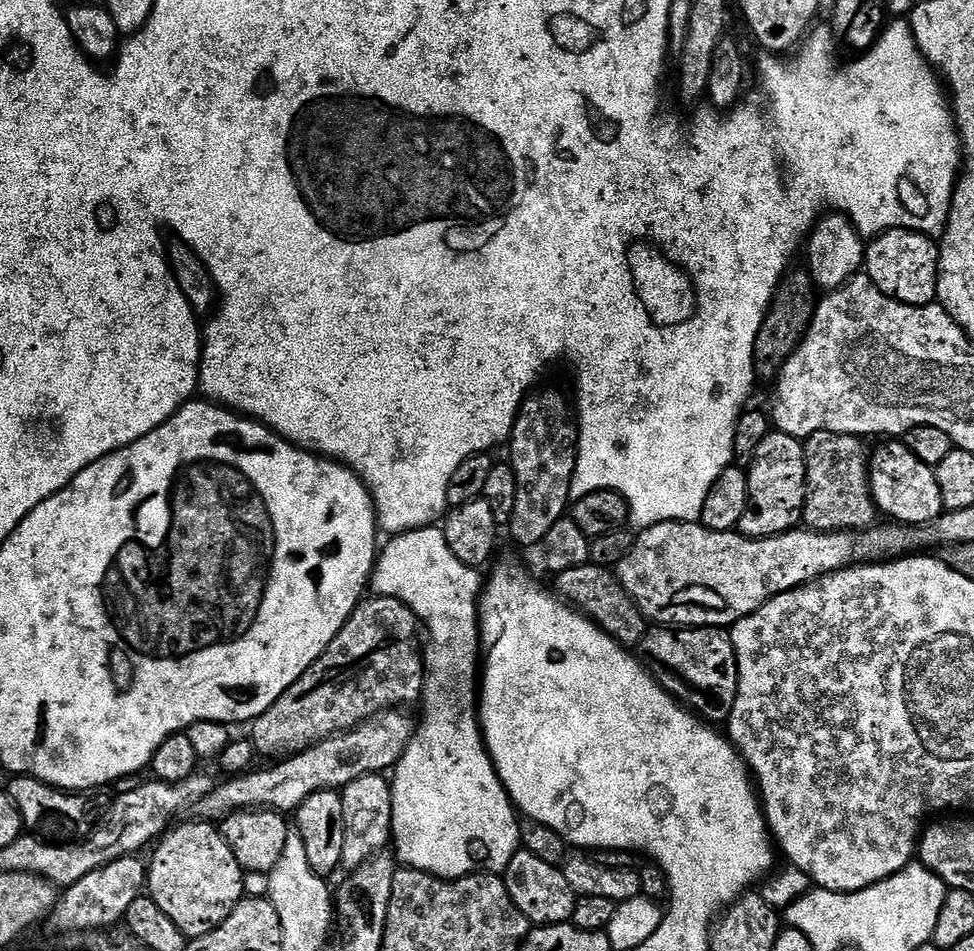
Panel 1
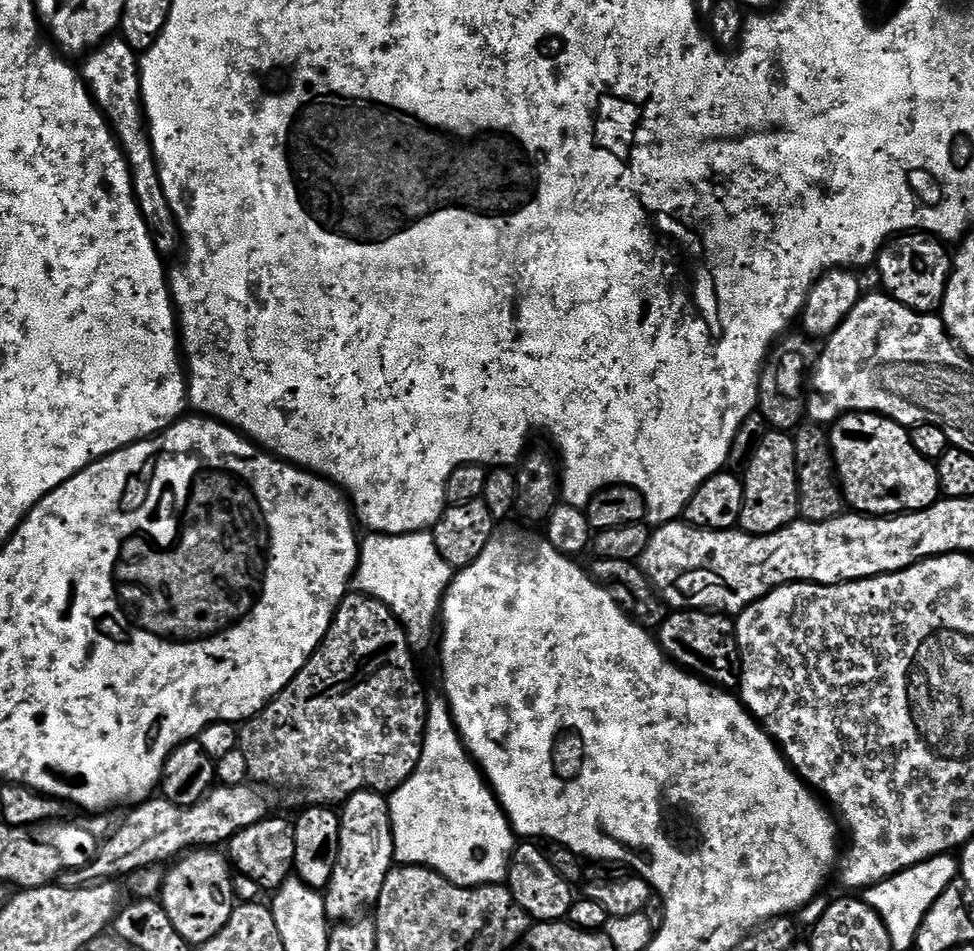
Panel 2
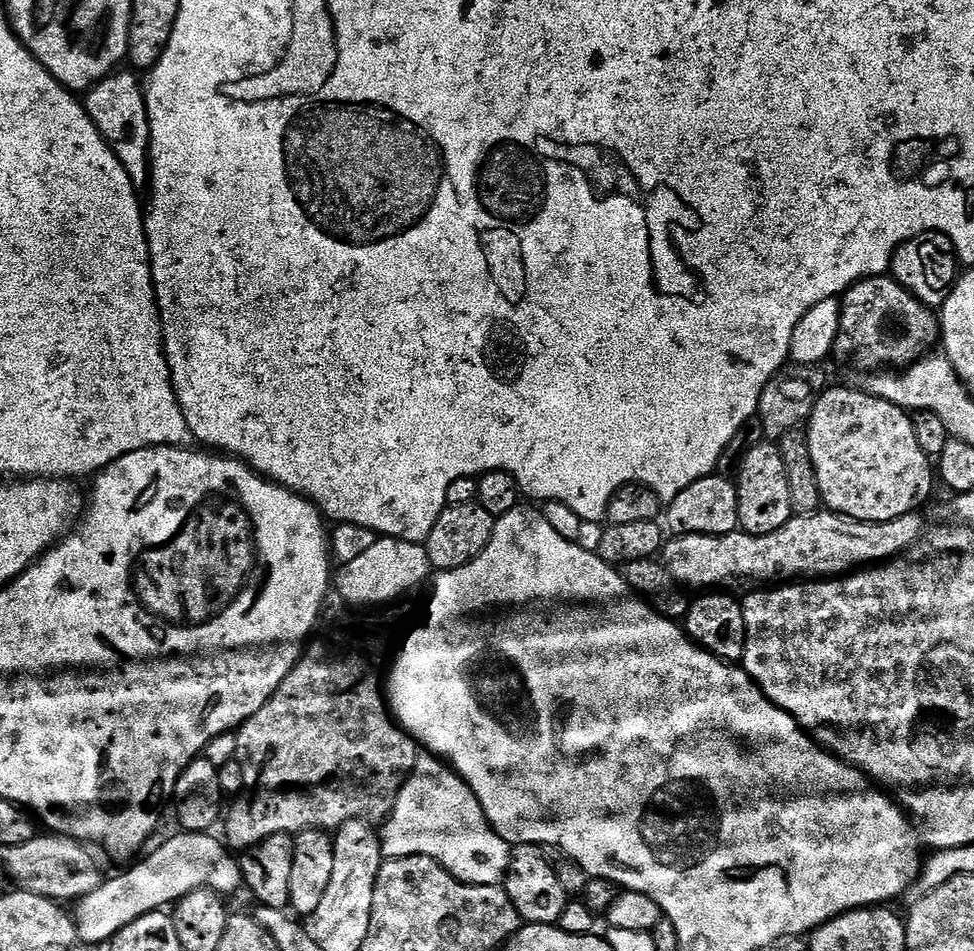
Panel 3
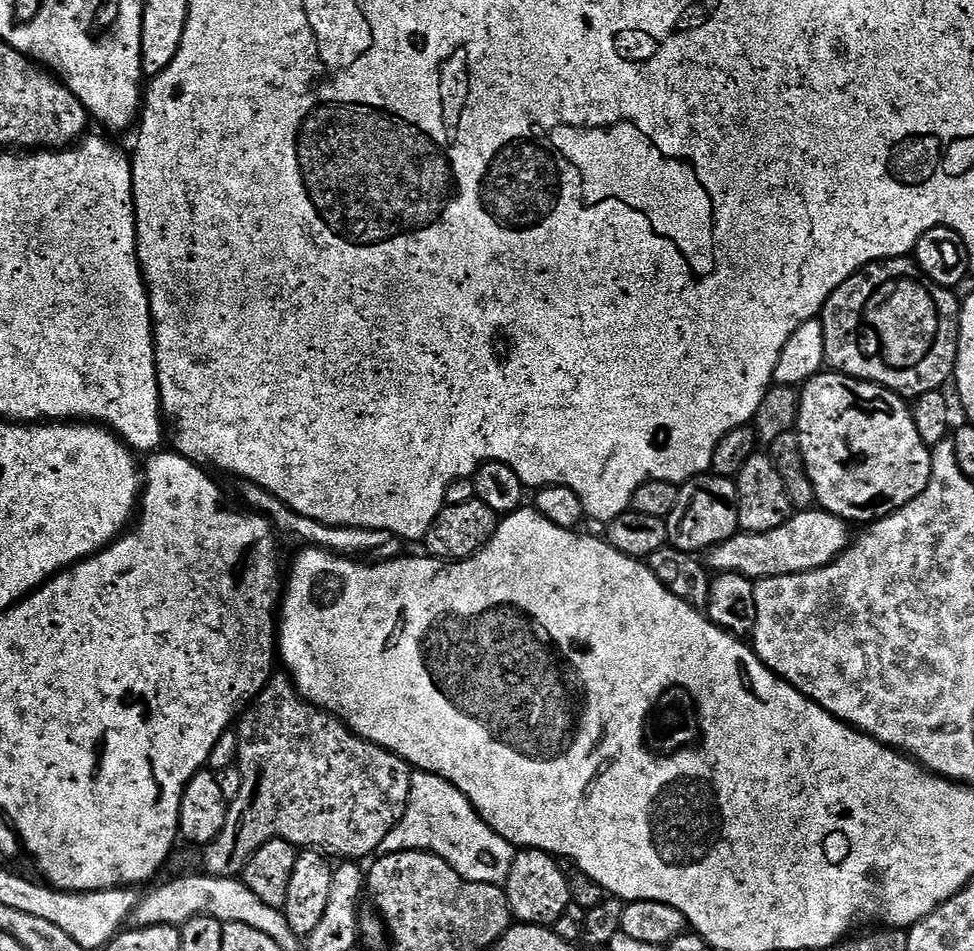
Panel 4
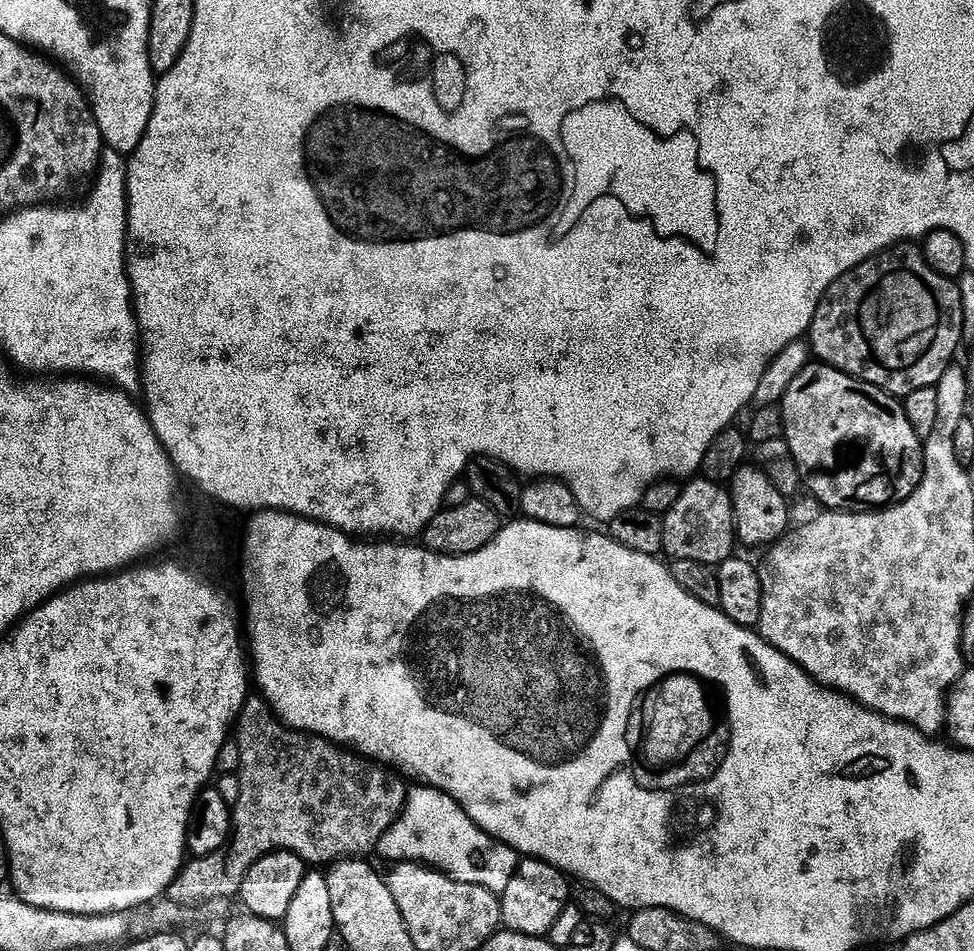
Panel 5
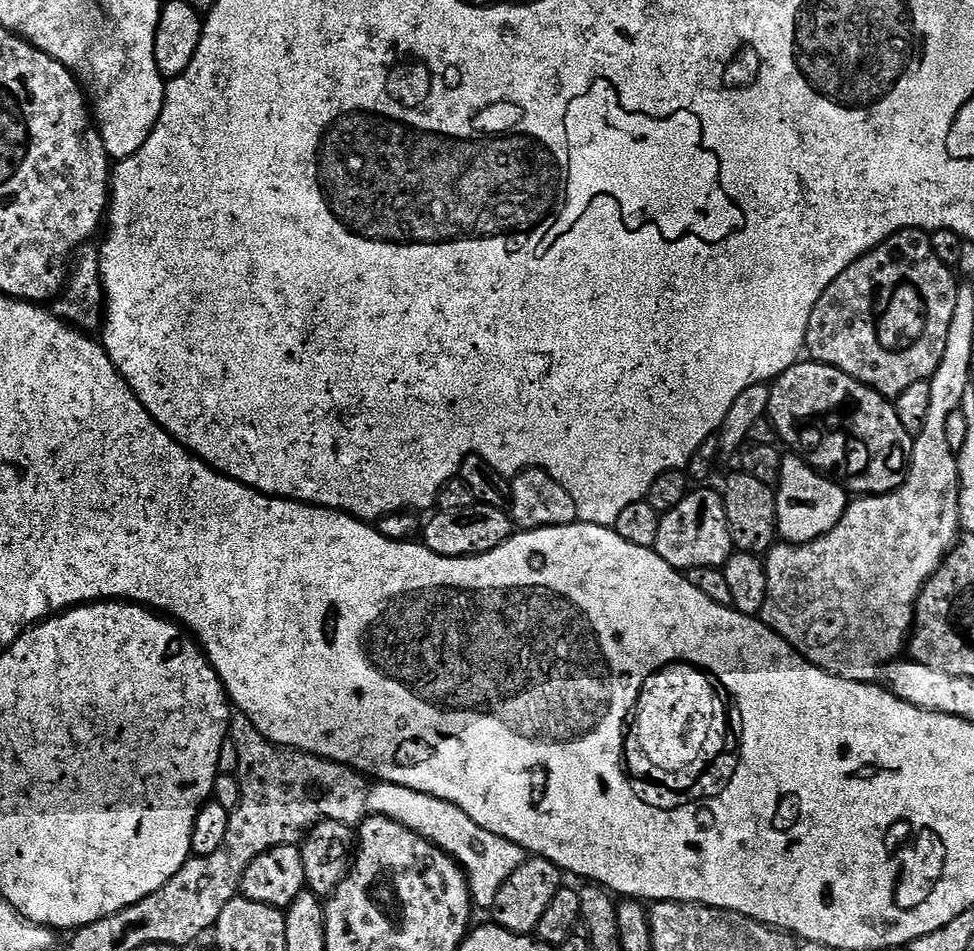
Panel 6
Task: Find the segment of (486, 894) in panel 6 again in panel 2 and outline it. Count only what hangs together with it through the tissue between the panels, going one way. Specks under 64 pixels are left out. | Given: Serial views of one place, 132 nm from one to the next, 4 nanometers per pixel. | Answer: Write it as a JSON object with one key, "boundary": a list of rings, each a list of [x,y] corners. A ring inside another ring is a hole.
{"boundary":[[[443,695],[428,696],[422,758],[418,758],[414,774],[410,774],[404,785],[391,793],[388,809],[392,819],[397,865],[420,864],[424,868],[433,868],[451,884],[463,888],[480,888],[483,884],[504,884],[507,881],[508,863],[512,861],[517,837],[508,823],[508,815],[496,800],[496,793],[488,787],[480,765],[469,756],[464,741],[460,739],[460,731],[452,721],[447,699]]]}

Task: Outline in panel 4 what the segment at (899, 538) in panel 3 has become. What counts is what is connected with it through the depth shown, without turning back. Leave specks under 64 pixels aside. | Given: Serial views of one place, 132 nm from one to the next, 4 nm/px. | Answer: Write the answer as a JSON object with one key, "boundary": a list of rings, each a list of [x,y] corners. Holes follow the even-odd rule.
{"boundary":[[[800,510],[774,530],[745,532],[732,536],[706,556],[706,564],[713,573],[737,572],[749,578],[789,576],[820,568],[841,556],[850,543],[849,525],[832,512]]]}

